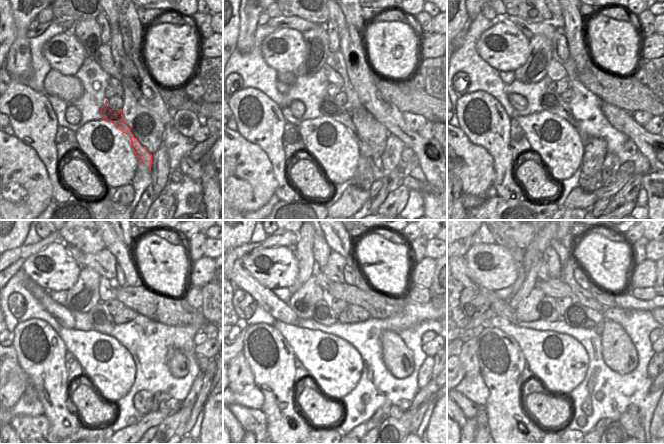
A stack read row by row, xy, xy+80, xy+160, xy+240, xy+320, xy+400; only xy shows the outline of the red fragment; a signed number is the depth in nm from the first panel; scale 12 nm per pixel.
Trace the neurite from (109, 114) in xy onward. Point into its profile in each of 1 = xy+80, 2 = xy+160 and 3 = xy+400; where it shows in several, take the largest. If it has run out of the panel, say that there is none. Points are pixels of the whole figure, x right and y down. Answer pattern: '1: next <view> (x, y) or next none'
1: next xy+80 (328, 108)
2: next xy+160 (550, 101)
3: next xy+400 (548, 311)

